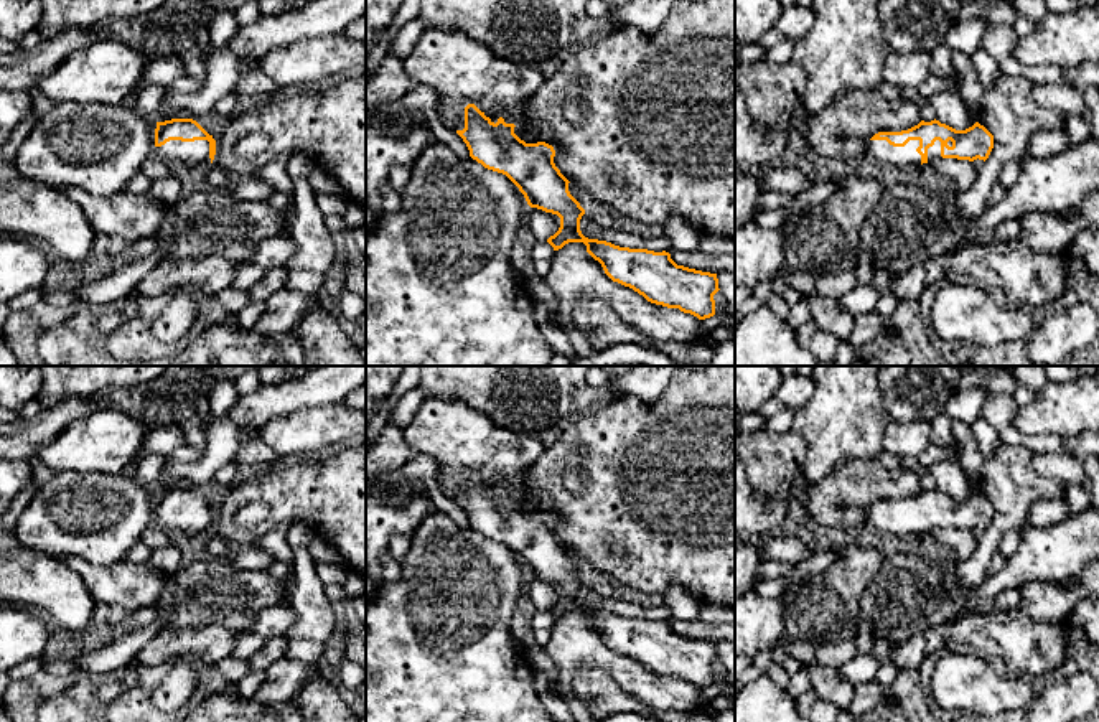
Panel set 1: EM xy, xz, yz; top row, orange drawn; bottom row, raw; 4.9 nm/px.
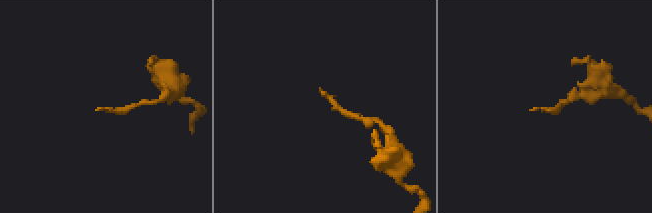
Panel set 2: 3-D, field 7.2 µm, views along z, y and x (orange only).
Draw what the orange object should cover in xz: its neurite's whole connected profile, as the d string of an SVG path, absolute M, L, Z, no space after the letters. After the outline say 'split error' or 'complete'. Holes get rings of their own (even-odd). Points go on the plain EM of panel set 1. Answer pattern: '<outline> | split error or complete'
M425 397L414 419L404 429L405 442L414 452L428 455L438 468L438 485L455 499L470 519L470 526L484 537L506 544L524 564L531 577L557 584L559 600L547 608L554 620L568 612L583 612L587 621L601 633L605 643L633 658L648 671L679 677L699 689L715 684L713 664L720 659L717 643L677 635L671 623L648 618L620 617L606 610L588 608L580 600L585 579L568 560L568 549L554 532L555 519L545 511L526 513L514 503L521 480L544 453L545 445L527 434L507 430L493 424L486 415L442 397Z | split error

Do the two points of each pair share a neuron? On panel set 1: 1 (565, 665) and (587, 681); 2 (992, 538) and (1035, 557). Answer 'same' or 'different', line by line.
1: different
2: different

